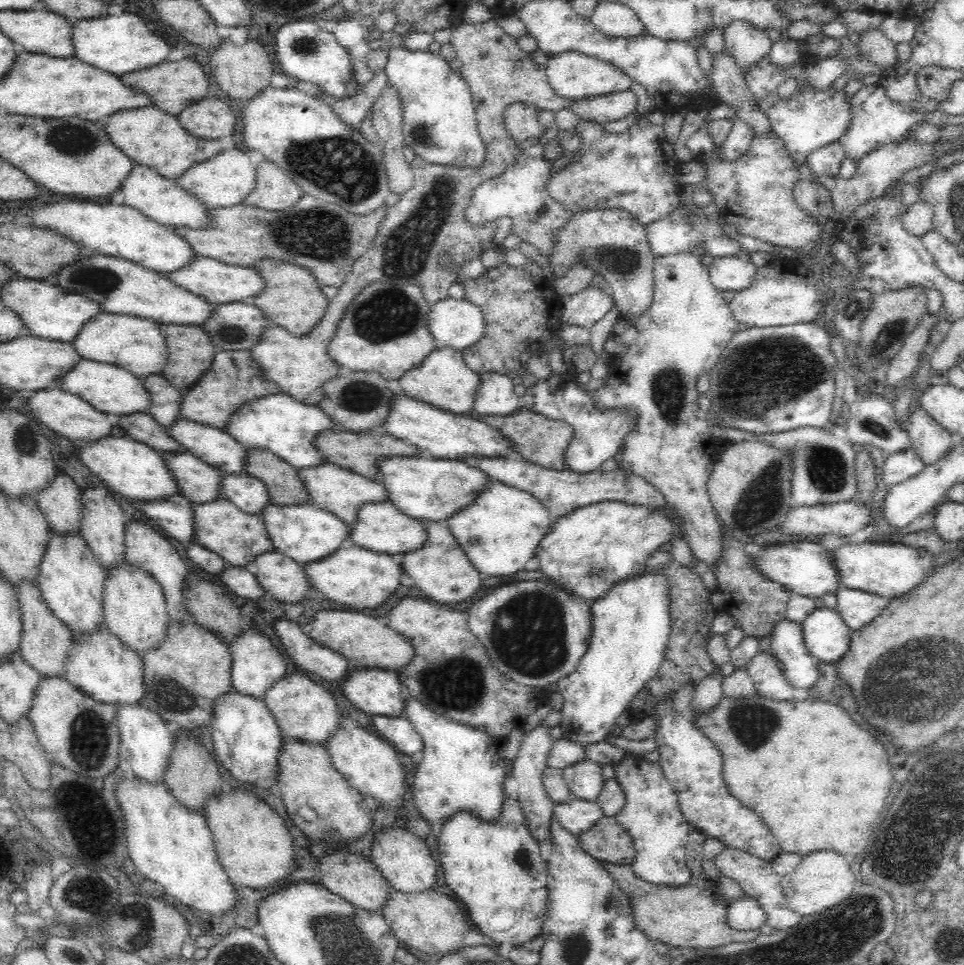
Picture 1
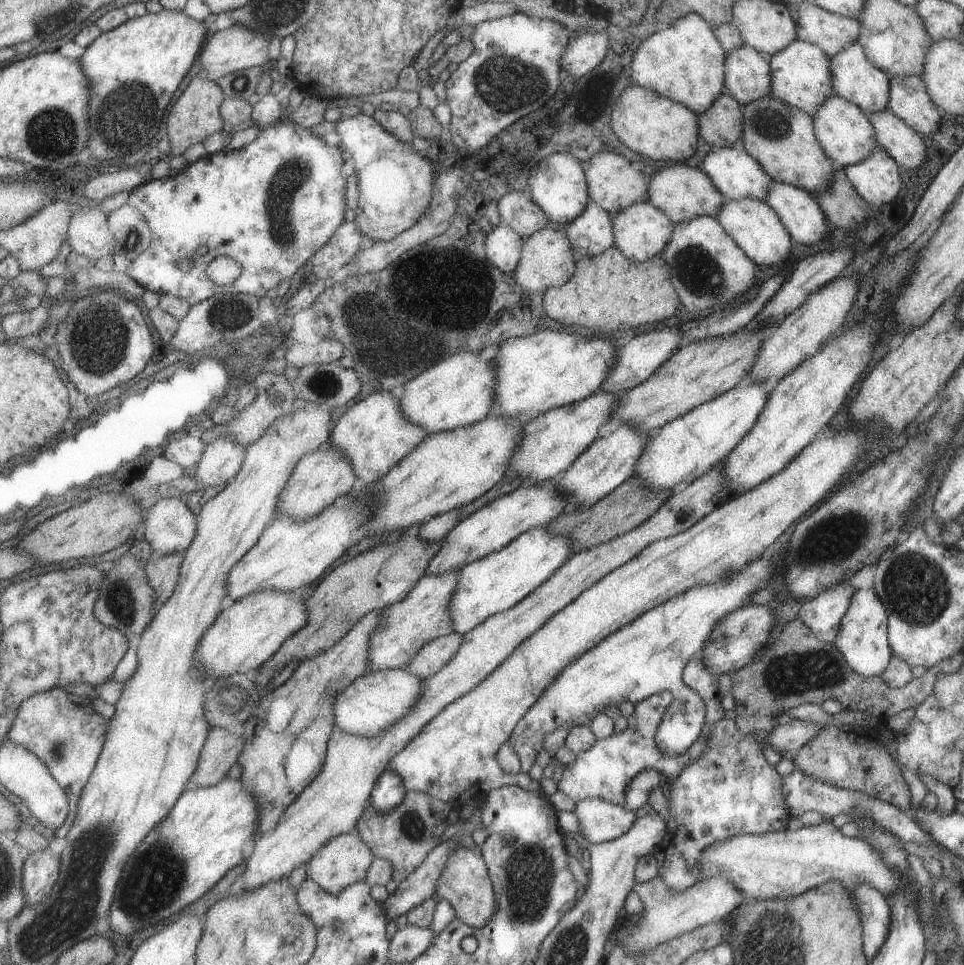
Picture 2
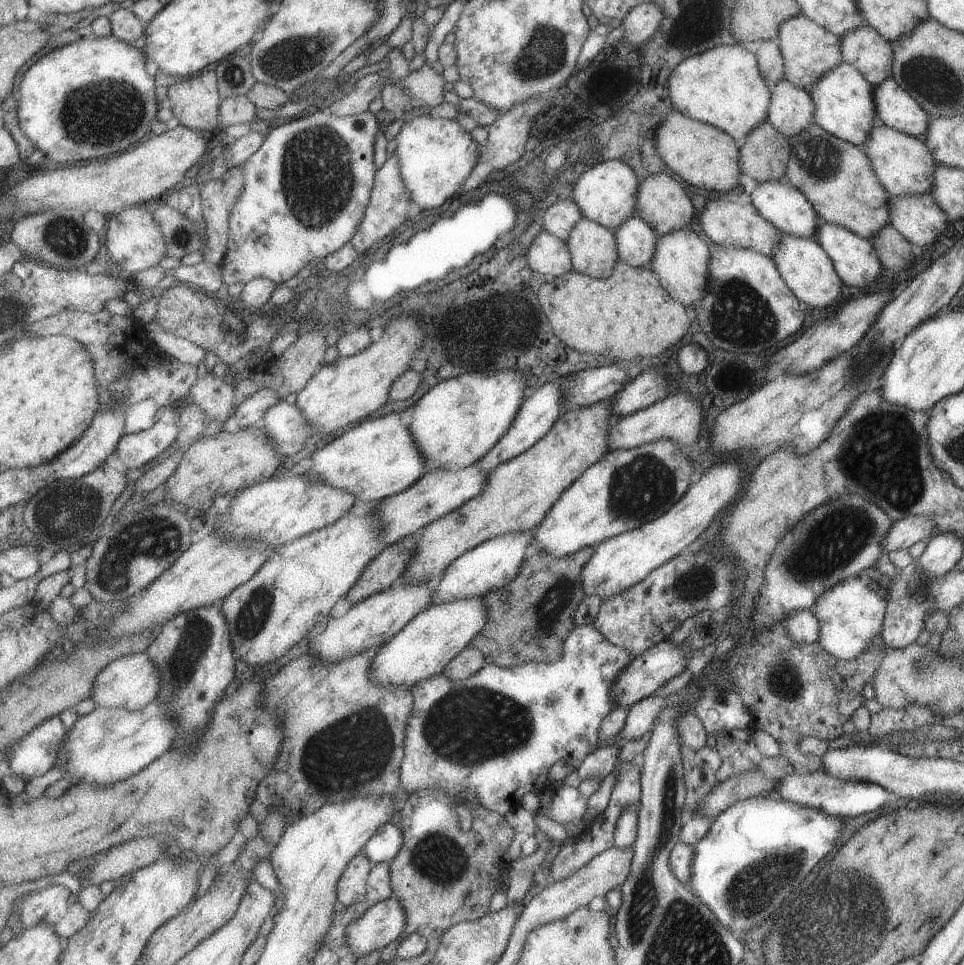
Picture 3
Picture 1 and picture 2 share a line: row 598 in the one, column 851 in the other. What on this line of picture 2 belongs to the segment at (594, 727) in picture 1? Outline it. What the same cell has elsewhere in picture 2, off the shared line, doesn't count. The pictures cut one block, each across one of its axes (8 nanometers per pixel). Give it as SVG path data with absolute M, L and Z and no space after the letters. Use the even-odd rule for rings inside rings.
M873 588L853 592L849 608L841 618L832 644L841 652L849 669L856 674L863 677L879 677L881 672L885 671L893 656L893 650L889 648L887 641L887 612Z

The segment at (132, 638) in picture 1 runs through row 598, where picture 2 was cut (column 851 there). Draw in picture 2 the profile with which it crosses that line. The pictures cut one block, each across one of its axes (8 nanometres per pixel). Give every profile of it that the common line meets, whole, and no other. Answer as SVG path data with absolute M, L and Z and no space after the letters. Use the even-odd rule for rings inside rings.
M834 93L829 94L825 102L821 102L819 110L813 114L812 126L815 140L825 152L825 156L838 167L861 162L877 145L867 115L856 105Z

